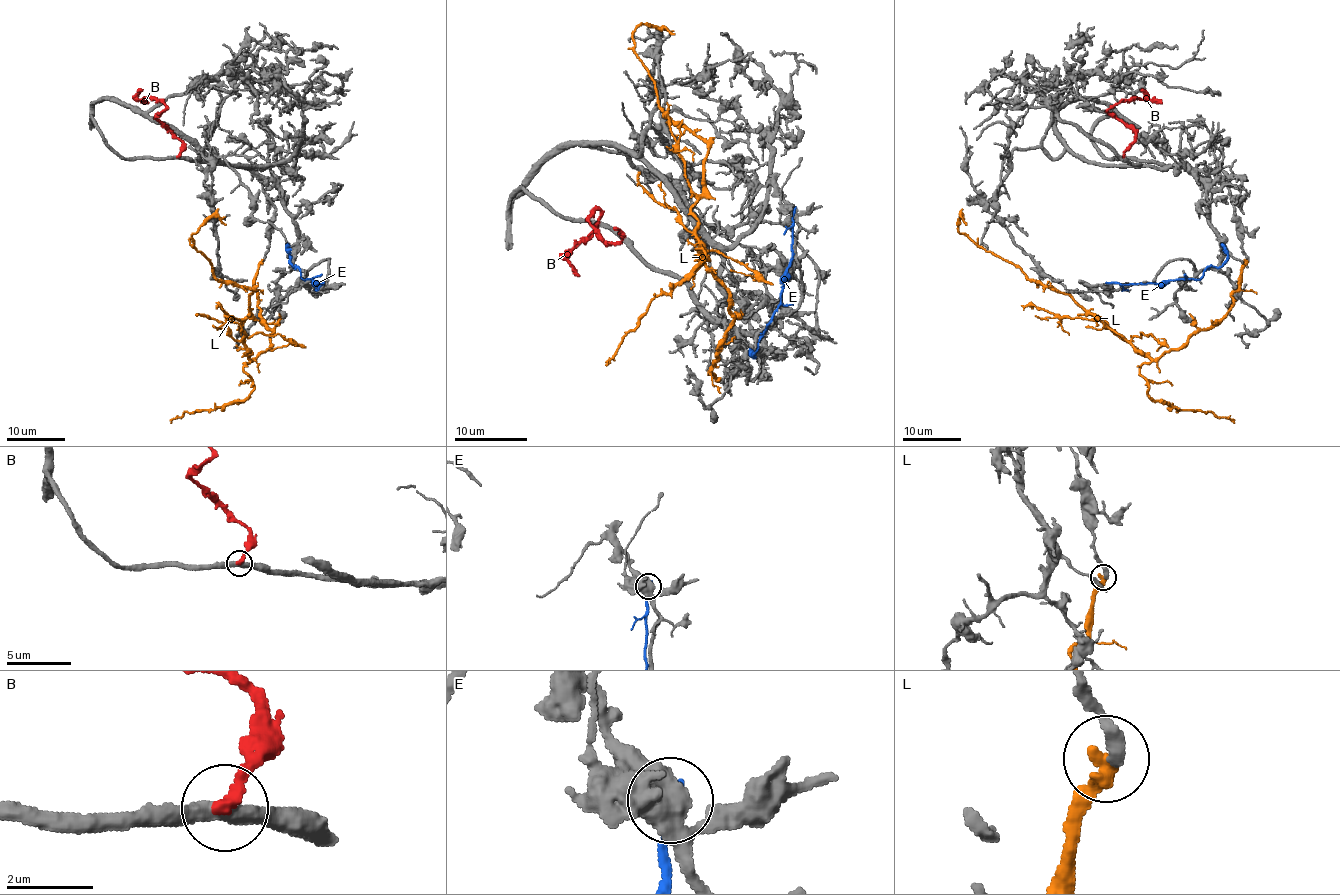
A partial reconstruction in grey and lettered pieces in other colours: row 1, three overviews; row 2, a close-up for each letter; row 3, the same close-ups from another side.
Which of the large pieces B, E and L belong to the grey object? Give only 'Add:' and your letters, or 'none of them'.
Add: none of them

